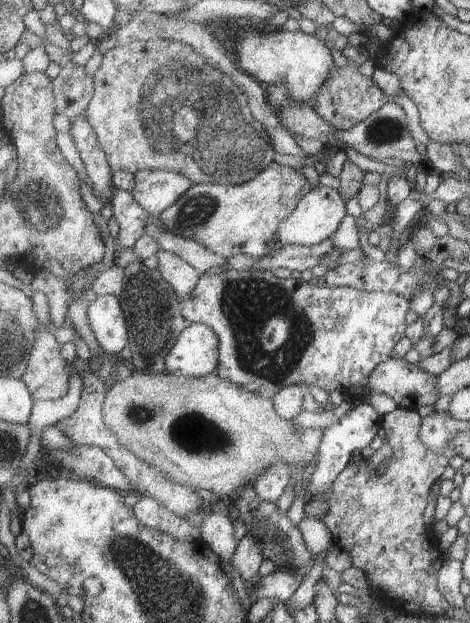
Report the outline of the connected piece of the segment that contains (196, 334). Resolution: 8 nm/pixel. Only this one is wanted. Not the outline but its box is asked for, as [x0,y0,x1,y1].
[165,323,220,378]

